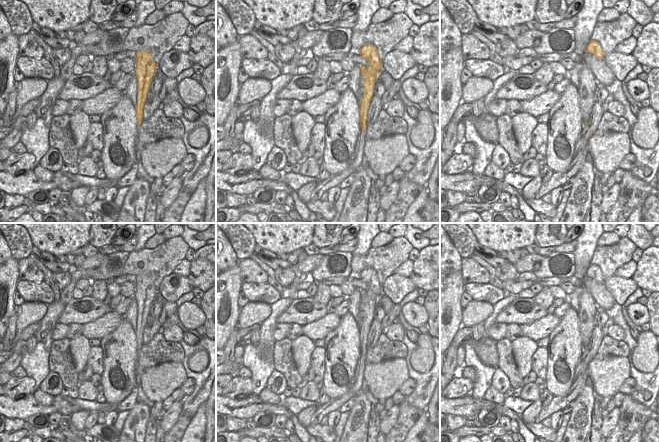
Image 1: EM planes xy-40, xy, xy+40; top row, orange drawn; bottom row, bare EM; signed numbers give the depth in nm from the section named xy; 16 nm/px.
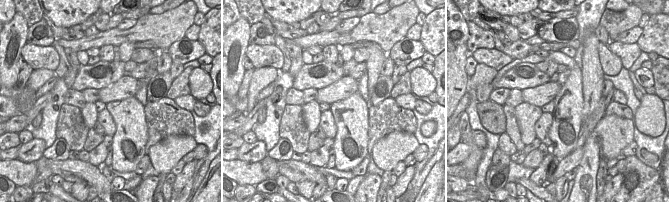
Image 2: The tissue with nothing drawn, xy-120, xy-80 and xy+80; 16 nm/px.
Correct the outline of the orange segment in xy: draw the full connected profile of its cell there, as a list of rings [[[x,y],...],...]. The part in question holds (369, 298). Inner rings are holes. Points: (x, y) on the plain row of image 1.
[[[373,268],[364,269],[360,273],[360,280],[367,284],[368,289],[365,291],[362,288],[358,288],[361,296],[361,303],[363,304],[364,317],[359,325],[360,355],[355,367],[354,384],[344,395],[337,398],[330,398],[326,404],[319,406],[311,417],[310,425],[320,424],[324,416],[333,411],[339,410],[345,402],[356,396],[361,391],[364,380],[368,333],[373,322],[374,310],[377,305],[378,297],[383,292],[382,286],[380,285],[377,277],[377,272]]]

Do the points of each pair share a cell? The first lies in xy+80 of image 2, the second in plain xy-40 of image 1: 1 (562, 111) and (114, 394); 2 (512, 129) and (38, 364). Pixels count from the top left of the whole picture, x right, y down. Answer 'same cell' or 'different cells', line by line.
1: same cell
2: different cells

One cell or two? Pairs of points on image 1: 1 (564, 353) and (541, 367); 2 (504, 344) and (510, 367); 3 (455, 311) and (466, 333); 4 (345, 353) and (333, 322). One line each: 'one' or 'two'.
1: two
2: one
3: two
4: two

